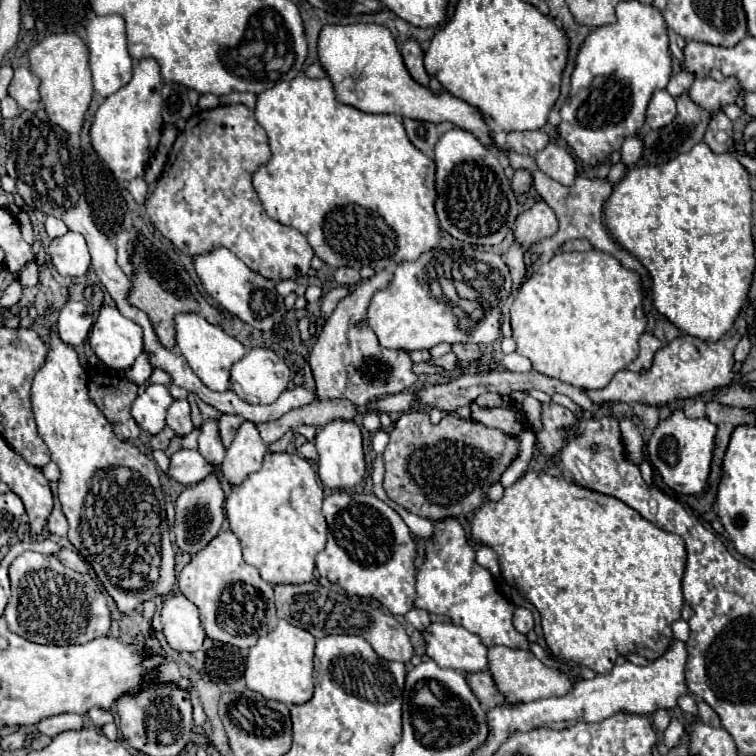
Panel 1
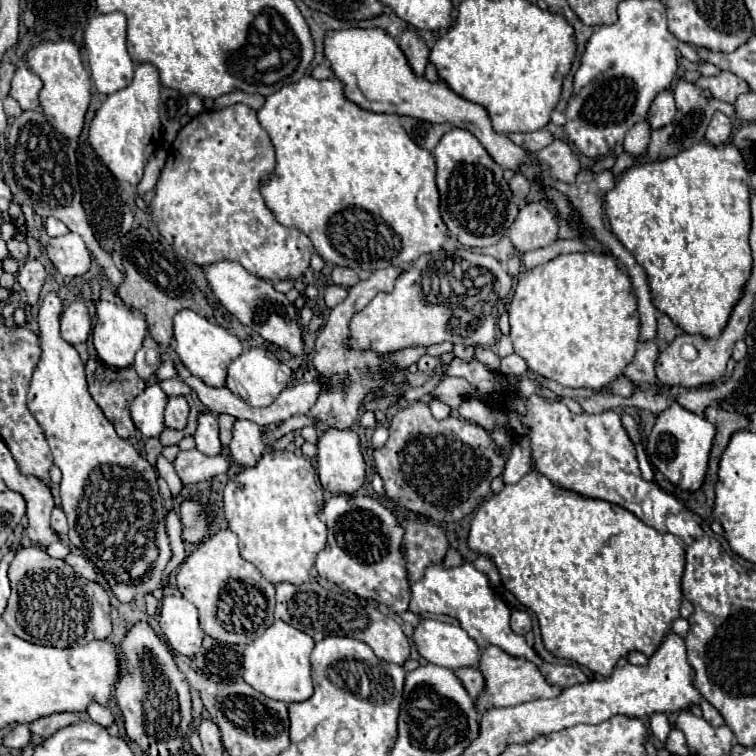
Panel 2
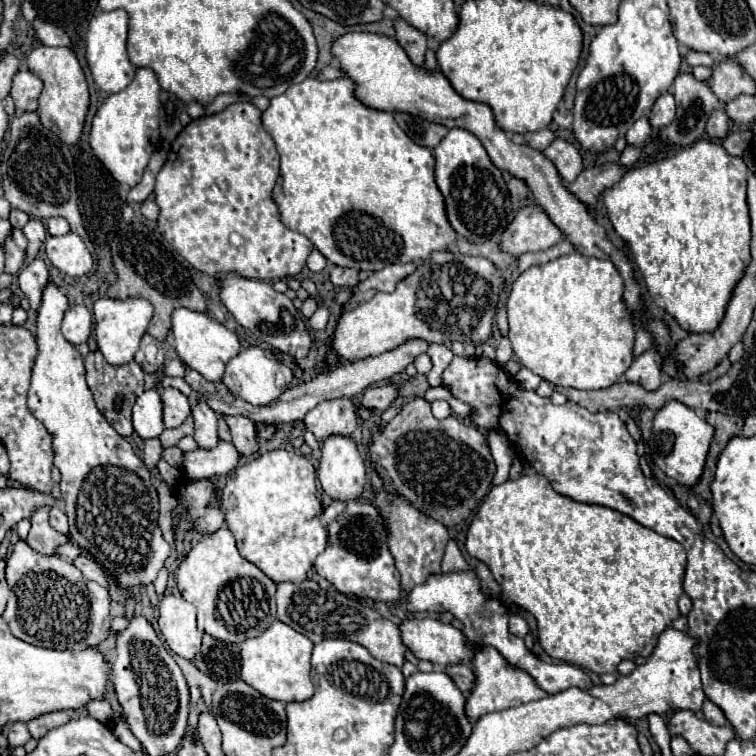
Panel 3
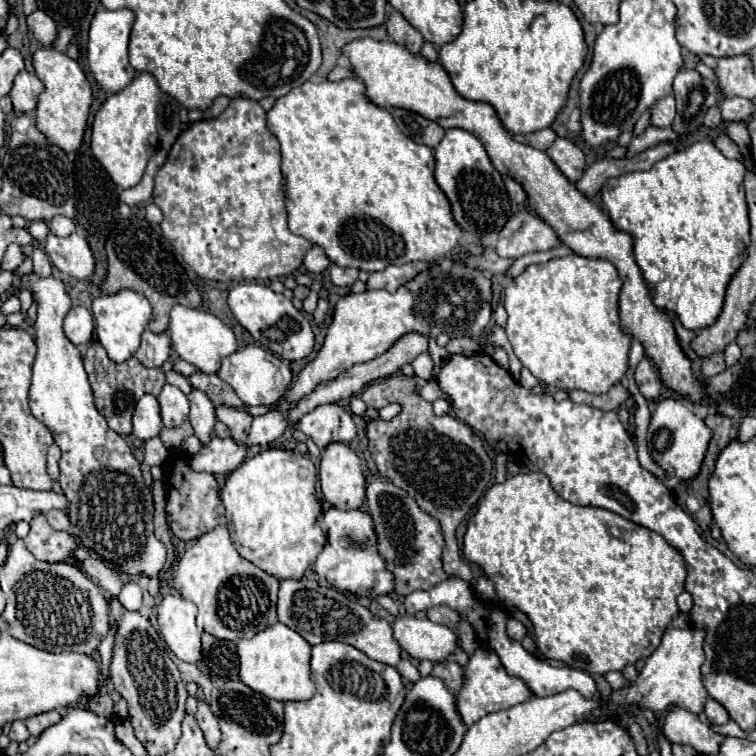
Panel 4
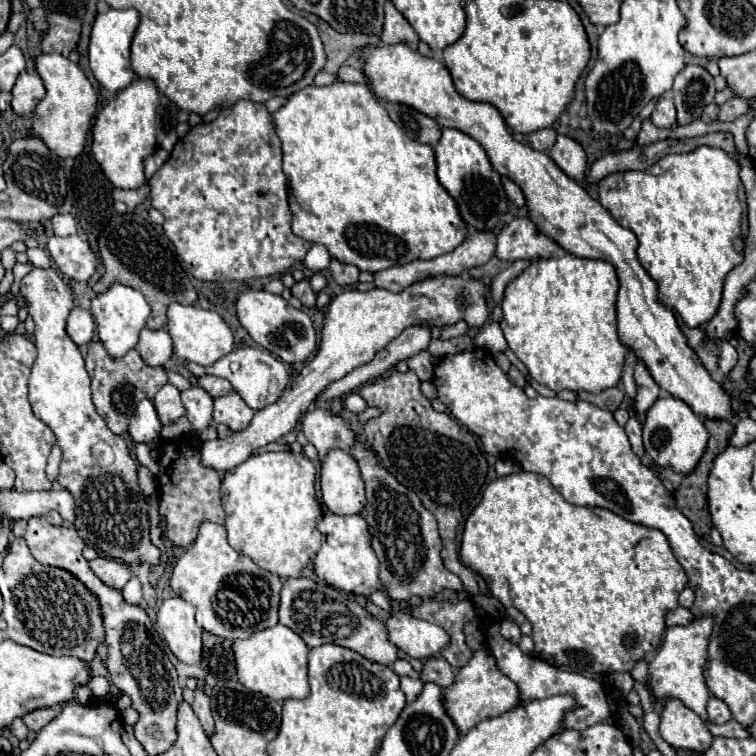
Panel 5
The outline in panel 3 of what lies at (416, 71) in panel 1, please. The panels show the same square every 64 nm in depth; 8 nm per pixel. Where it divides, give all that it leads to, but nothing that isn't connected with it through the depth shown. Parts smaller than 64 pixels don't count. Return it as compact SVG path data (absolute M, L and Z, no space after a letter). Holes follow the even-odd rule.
M400 16L394 20L394 30L396 30L396 40L408 52L410 60L416 66L422 66L426 52L426 36L420 30L412 28L408 22L404 22Z

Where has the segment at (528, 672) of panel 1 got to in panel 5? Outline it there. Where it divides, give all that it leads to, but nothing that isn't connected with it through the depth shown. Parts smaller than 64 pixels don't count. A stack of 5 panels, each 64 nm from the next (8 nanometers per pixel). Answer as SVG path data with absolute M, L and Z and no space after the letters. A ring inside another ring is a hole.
M478 650L474 652L472 660L458 670L456 680L448 688L442 688L442 702L456 730L460 732L460 736L464 736L478 722L486 718L498 718L500 714L512 710L518 702L518 688L516 684L512 684L512 680L500 674L500 670L496 668L494 656L488 650Z

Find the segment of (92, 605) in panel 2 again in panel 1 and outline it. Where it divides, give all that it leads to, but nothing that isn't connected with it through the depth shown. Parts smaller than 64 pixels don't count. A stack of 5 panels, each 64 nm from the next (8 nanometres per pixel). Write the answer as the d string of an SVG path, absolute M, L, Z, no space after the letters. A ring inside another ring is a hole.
M22 552L12 564L10 564L10 582L12 582L12 596L8 600L4 618L8 622L8 628L36 644L54 644L54 646L68 646L68 644L86 644L94 638L108 636L110 632L110 610L108 600L98 586L98 582L90 576L78 574L64 564L56 556L44 556L40 552Z

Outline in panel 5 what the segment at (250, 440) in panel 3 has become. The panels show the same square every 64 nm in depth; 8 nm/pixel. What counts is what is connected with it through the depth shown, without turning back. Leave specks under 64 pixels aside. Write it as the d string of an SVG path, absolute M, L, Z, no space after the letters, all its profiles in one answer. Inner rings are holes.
M224 394L214 400L214 422L226 424L232 430L244 430L254 416L254 410L250 410L244 400L236 394Z

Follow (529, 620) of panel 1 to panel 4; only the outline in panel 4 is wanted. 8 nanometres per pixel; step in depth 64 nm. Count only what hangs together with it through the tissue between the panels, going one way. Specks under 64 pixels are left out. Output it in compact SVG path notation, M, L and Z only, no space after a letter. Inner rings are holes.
M508 618L508 624L506 624L506 634L512 638L512 640L522 640L524 636L526 636L526 628L518 622L518 620L514 620L514 618Z

